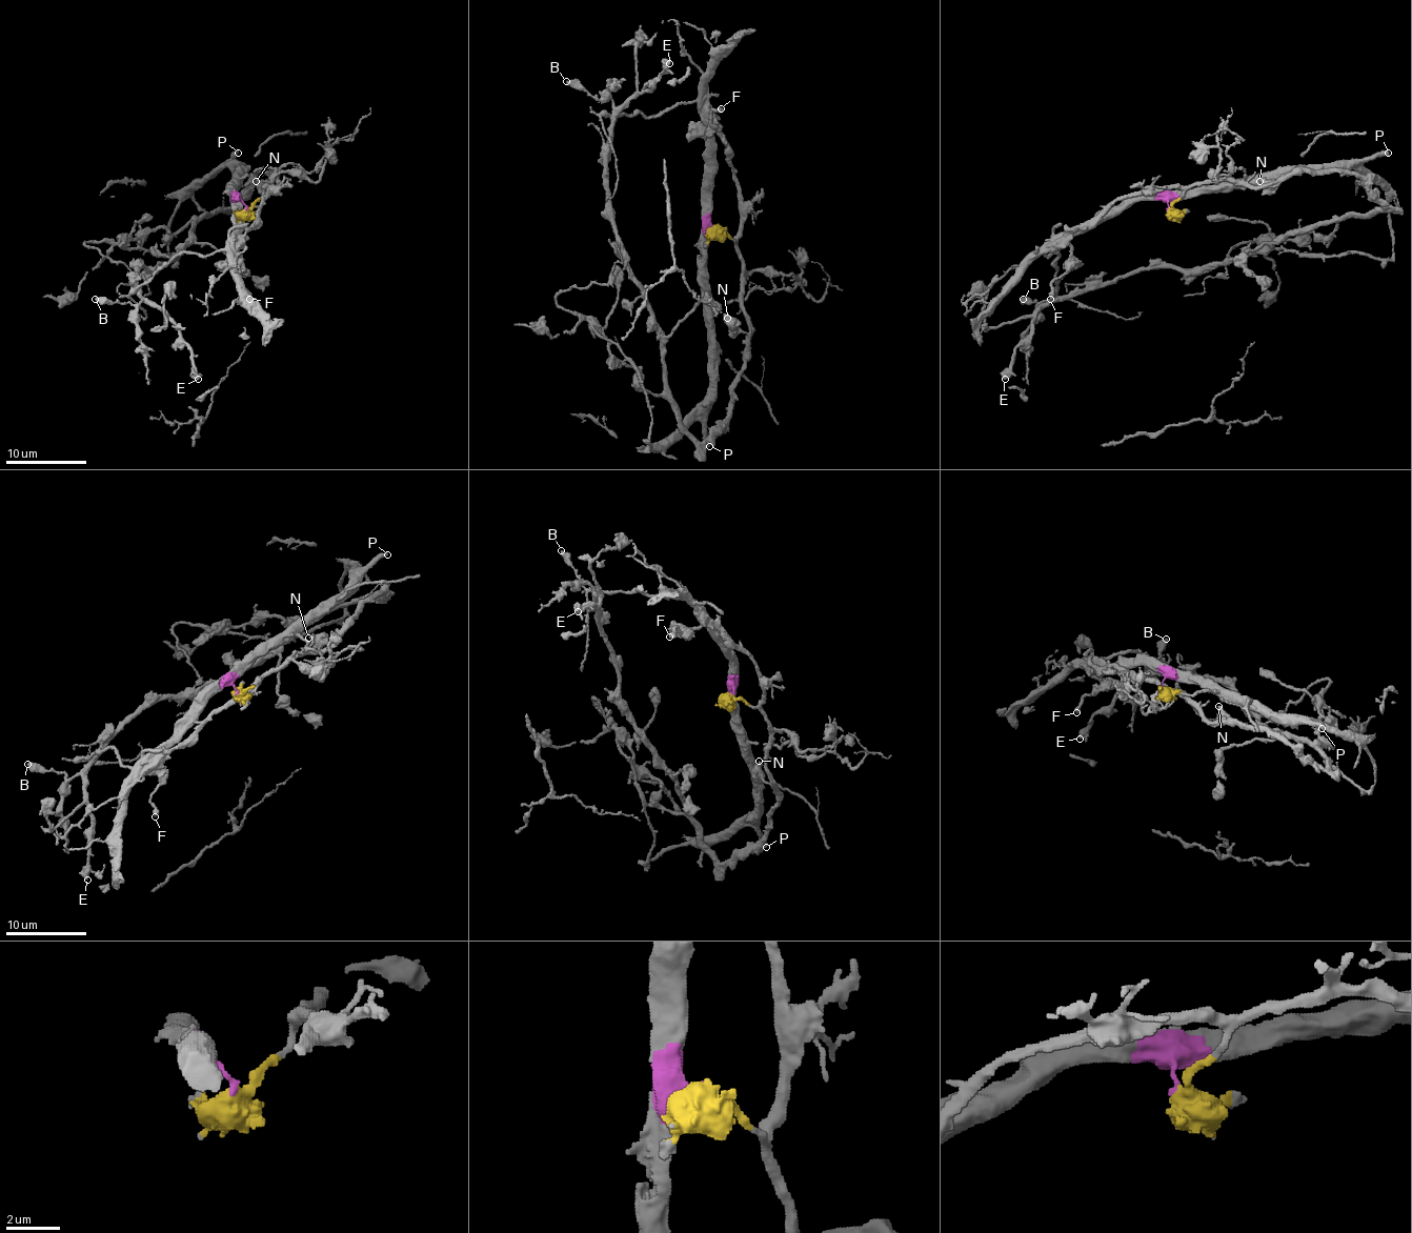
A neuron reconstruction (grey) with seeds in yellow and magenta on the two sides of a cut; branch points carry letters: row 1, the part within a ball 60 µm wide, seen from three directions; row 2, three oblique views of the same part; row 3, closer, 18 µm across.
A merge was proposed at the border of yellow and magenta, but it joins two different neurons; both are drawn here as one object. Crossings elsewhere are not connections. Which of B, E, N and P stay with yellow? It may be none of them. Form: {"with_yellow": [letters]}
{"with_yellow": ["B", "E", "N"]}

